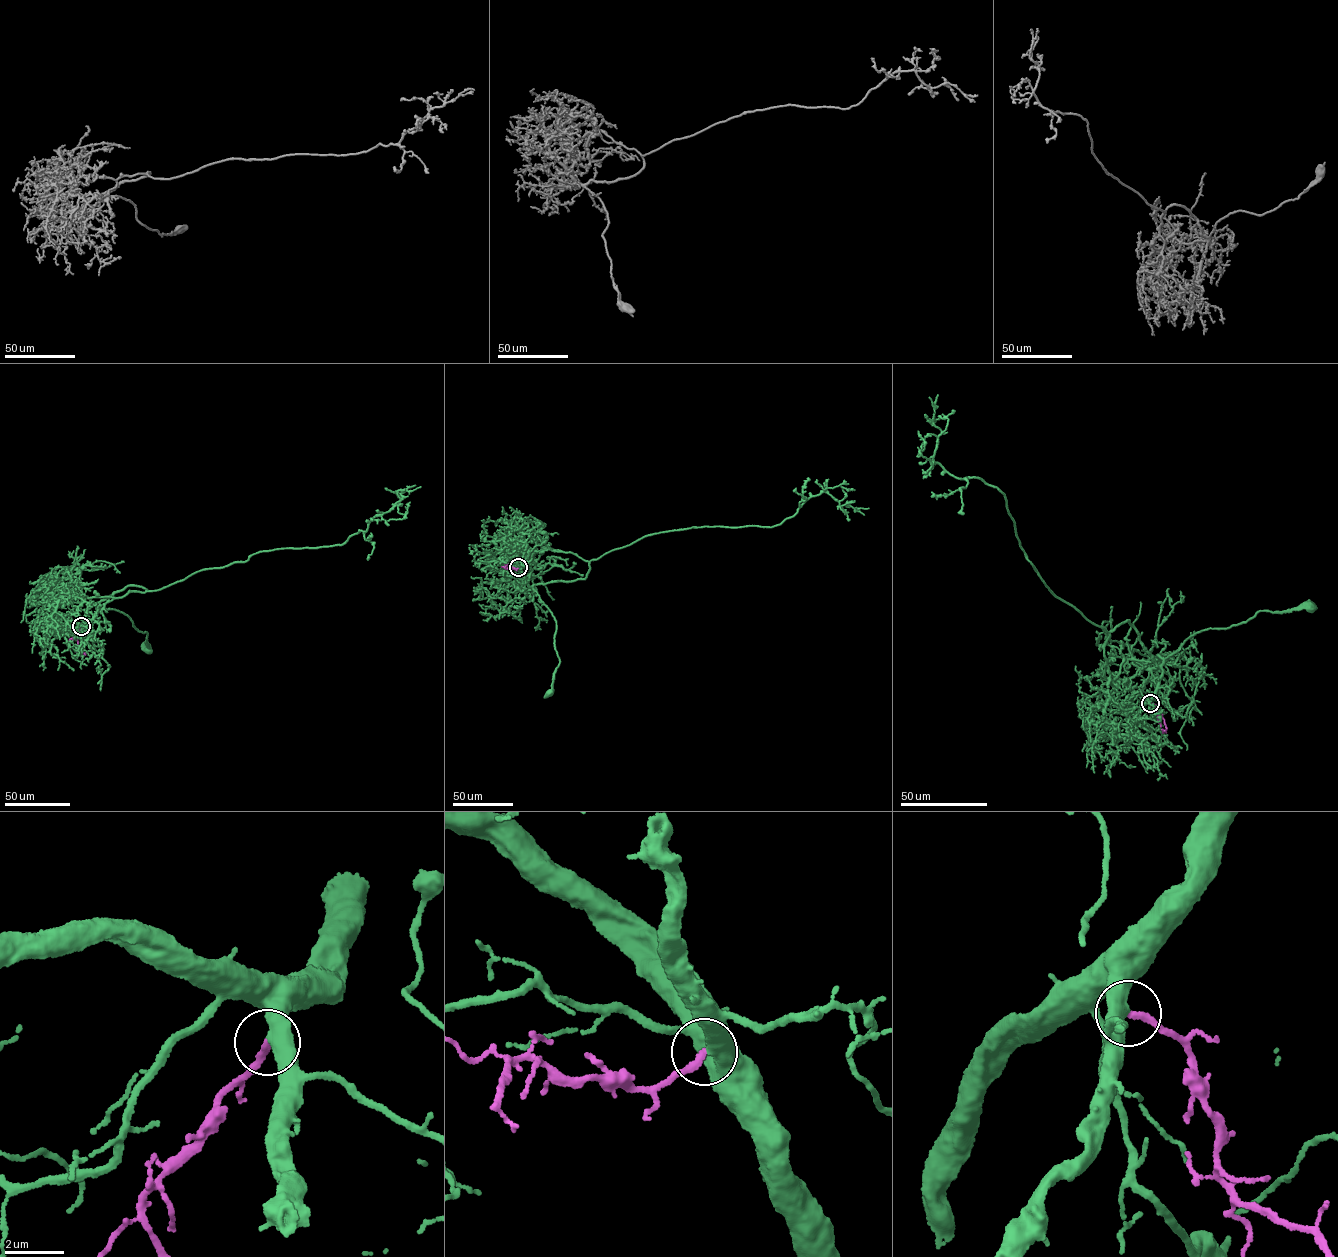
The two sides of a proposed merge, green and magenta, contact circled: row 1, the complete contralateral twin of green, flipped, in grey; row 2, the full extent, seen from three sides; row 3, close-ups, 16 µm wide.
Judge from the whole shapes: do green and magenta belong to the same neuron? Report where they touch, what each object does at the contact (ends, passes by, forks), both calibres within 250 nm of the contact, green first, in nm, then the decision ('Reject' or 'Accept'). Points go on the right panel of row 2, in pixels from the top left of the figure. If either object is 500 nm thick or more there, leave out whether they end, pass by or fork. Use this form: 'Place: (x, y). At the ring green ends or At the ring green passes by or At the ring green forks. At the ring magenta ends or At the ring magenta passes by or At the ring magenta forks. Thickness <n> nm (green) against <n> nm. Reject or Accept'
Place: (1150, 703). Thickness 500 nm (green) against 220 nm. Accept

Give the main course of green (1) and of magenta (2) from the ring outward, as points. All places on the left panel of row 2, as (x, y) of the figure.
1: (80, 626), (86, 611), (93, 605), (118, 611), (128, 616), (138, 631), (148, 634), (148, 649)
2: (81, 626), (75, 634), (77, 650), (86, 653)

